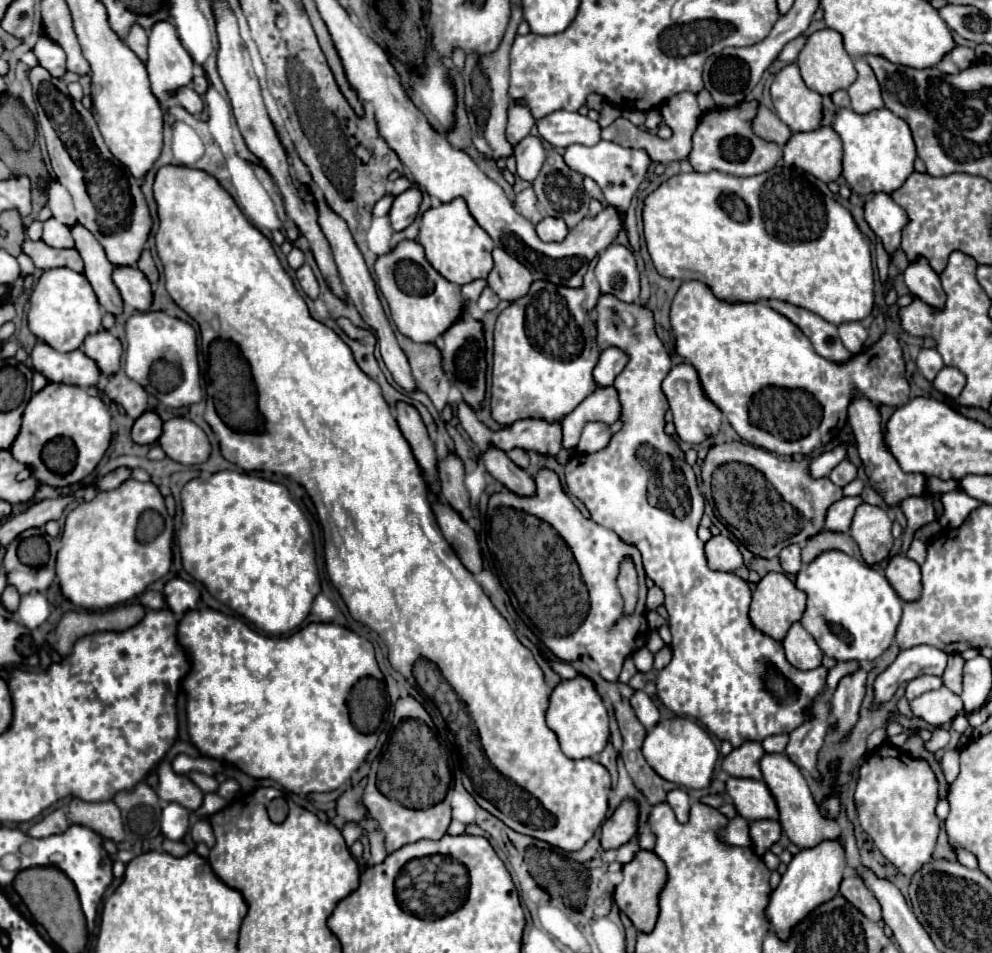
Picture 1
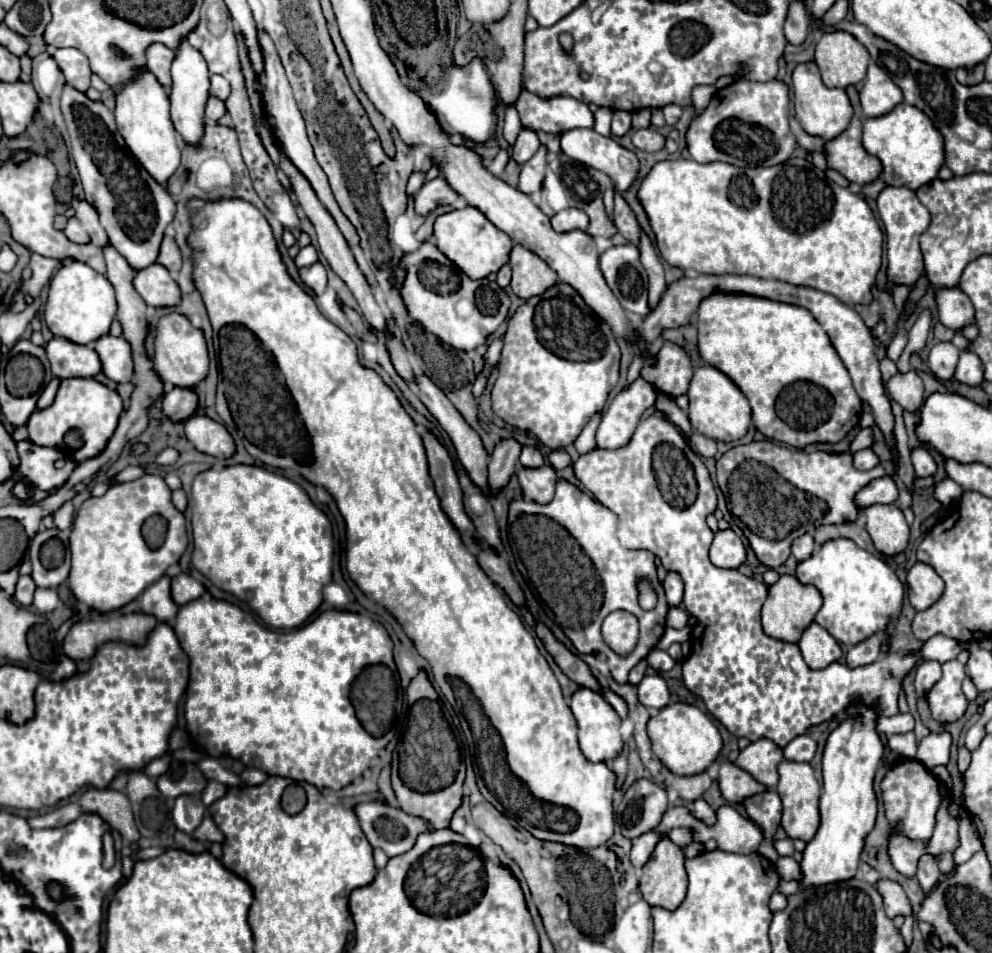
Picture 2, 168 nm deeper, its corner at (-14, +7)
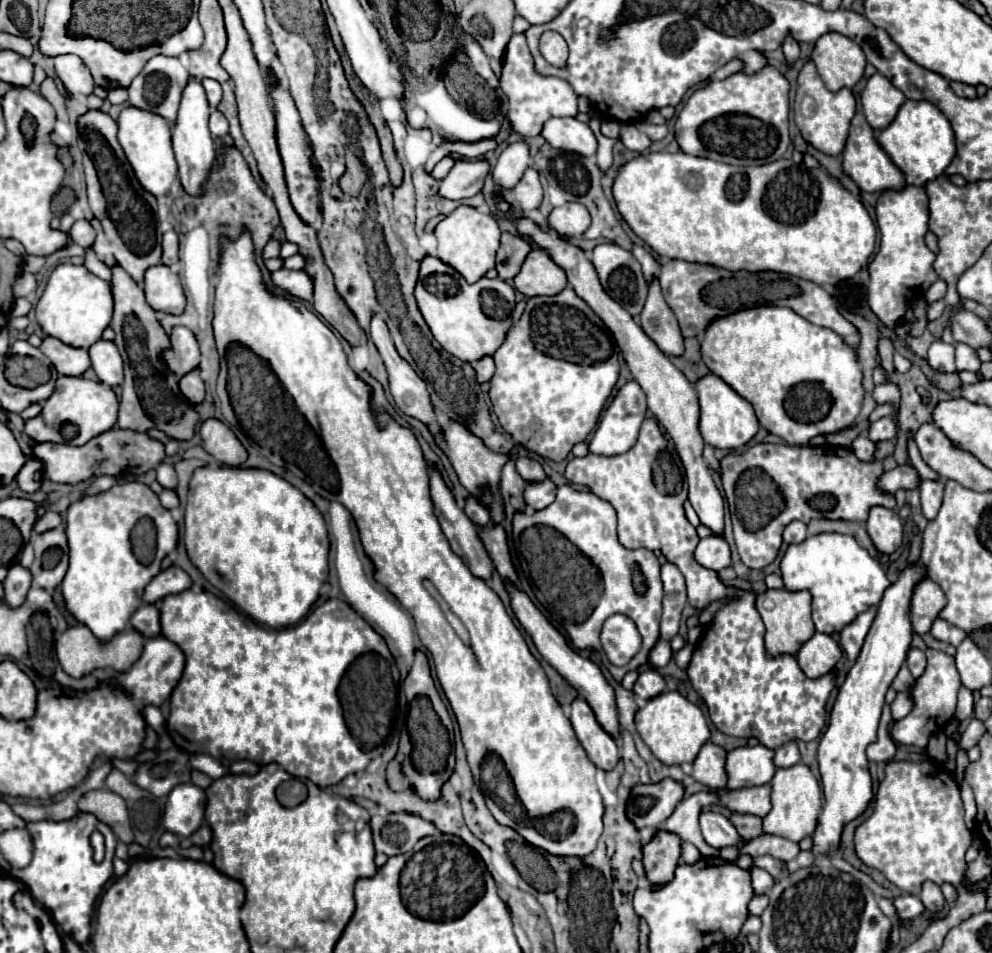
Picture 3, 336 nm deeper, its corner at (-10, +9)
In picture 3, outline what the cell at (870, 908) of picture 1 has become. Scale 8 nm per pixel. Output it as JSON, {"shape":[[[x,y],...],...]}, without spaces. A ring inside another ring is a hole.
{"shape":[[[900,893],[898,897],[894,897],[894,907],[896,907],[896,915],[900,919],[914,919],[914,917],[922,915],[922,911],[924,911],[922,901],[918,901],[916,895],[906,895],[906,893]]]}

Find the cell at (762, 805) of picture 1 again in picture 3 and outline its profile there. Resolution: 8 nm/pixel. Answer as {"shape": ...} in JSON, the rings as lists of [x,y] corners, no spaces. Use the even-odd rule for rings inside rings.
{"shape":[[[706,743],[696,761],[694,761],[694,769],[692,769],[692,779],[708,785],[712,789],[722,789],[728,783],[728,775],[726,775],[726,751],[714,743]]]}

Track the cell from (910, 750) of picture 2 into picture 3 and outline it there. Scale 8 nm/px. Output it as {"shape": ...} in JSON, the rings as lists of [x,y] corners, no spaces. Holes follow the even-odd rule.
{"shape":[[[928,649],[926,657],[928,657],[926,673],[912,687],[914,709],[912,709],[910,715],[896,721],[892,725],[892,731],[890,731],[894,741],[906,743],[906,745],[916,745],[916,747],[926,747],[926,737],[930,733],[936,733],[936,731],[944,729],[944,725],[954,717],[956,695],[958,695],[958,689],[962,685],[956,663],[954,663],[954,657],[946,655],[944,651],[936,651],[936,649]]]}

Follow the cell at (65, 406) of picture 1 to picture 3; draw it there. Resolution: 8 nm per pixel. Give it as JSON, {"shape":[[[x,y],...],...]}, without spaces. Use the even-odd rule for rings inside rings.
{"shape":[[[58,377],[54,393],[44,401],[44,409],[38,417],[26,421],[26,435],[32,437],[36,443],[66,443],[62,435],[62,427],[70,425],[72,429],[78,429],[78,435],[72,437],[72,445],[80,447],[86,445],[92,437],[110,431],[116,425],[118,417],[118,397],[114,395],[112,387],[90,381],[84,377]]]}

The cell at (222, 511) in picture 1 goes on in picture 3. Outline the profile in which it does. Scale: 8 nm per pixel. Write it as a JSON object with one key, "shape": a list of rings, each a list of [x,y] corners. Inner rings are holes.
{"shape":[[[200,467],[200,469],[196,469],[192,479],[190,479],[190,491],[188,491],[188,503],[186,503],[186,539],[184,541],[186,541],[188,557],[194,563],[194,567],[216,589],[220,589],[236,607],[240,607],[252,619],[256,619],[256,621],[260,621],[260,623],[264,623],[272,629],[296,625],[300,619],[304,619],[306,613],[310,611],[310,607],[314,605],[314,601],[318,599],[318,591],[320,591],[322,583],[328,579],[330,539],[328,539],[328,529],[326,529],[326,523],[324,523],[324,517],[320,515],[320,511],[314,507],[314,503],[300,489],[296,489],[286,479],[282,479],[282,477],[278,477],[278,475],[264,469],[242,467],[218,467],[218,469]]]}

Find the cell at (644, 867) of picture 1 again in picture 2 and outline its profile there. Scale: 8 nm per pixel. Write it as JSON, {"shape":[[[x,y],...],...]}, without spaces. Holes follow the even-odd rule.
{"shape":[[[664,837],[656,845],[650,861],[642,867],[640,893],[650,905],[674,911],[682,903],[686,887],[688,877],[682,849]]]}

